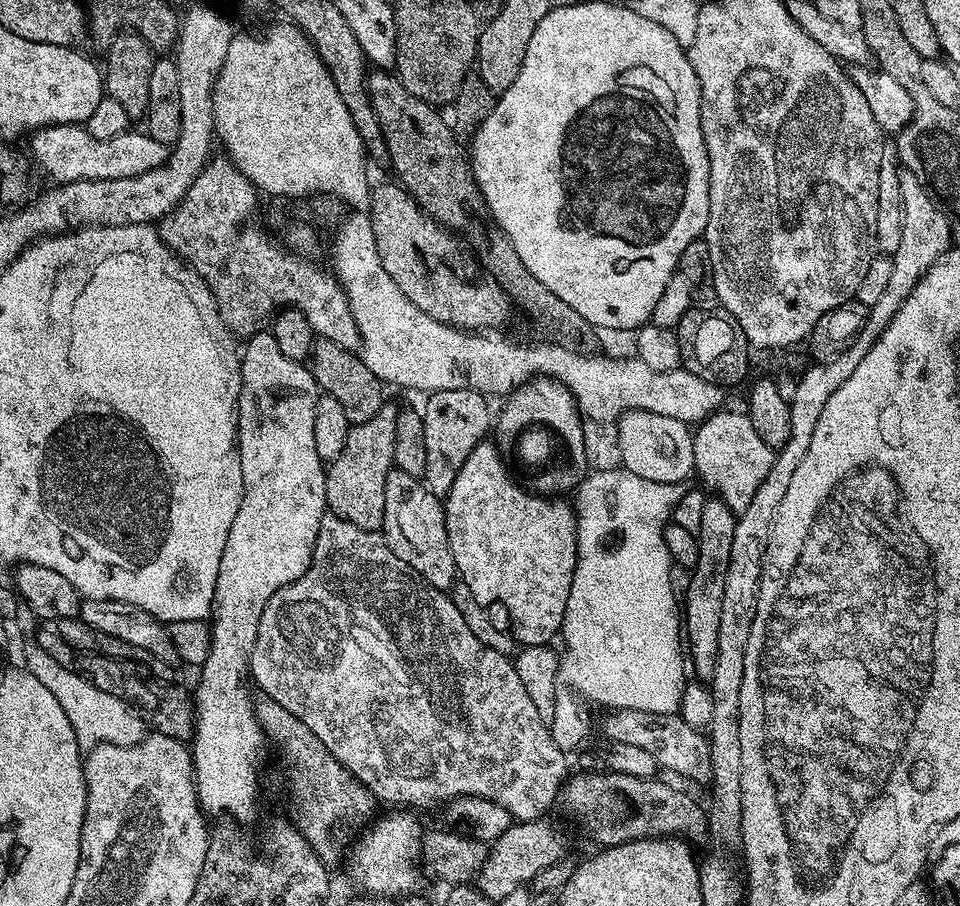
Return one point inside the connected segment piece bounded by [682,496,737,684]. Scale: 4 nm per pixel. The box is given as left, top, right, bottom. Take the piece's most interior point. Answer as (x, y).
(702, 600)

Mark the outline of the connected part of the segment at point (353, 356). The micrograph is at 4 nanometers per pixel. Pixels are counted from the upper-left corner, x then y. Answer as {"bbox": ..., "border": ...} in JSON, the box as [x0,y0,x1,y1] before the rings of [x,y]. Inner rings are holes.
{"bbox":[310,336,386,425],"border":[[[316,336],[312,341],[312,355],[310,357],[312,376],[316,379],[316,386],[323,395],[334,398],[342,405],[349,425],[370,422],[374,414],[386,403],[385,385],[366,366],[363,355],[357,354],[351,348],[338,346],[338,342],[330,342],[330,338]]]}

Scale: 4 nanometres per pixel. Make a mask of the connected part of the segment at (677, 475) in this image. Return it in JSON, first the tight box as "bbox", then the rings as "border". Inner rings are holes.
{"bbox":[617,411,693,485],"border":[[[632,411],[617,421],[621,465],[628,472],[650,482],[679,485],[688,476],[692,476],[693,466],[693,431],[689,425],[676,418],[665,415],[650,414],[648,411]]]}

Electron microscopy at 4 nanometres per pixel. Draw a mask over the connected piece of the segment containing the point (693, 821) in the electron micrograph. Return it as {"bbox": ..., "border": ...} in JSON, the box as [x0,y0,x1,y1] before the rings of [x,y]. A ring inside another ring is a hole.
{"bbox":[559,770,708,846],"border":[[[607,770],[577,771],[565,779],[559,803],[580,824],[588,824],[600,846],[625,844],[631,840],[679,838],[685,842],[704,840],[708,834],[708,818],[702,804],[688,792],[667,784],[661,778],[643,780],[630,774]]]}

